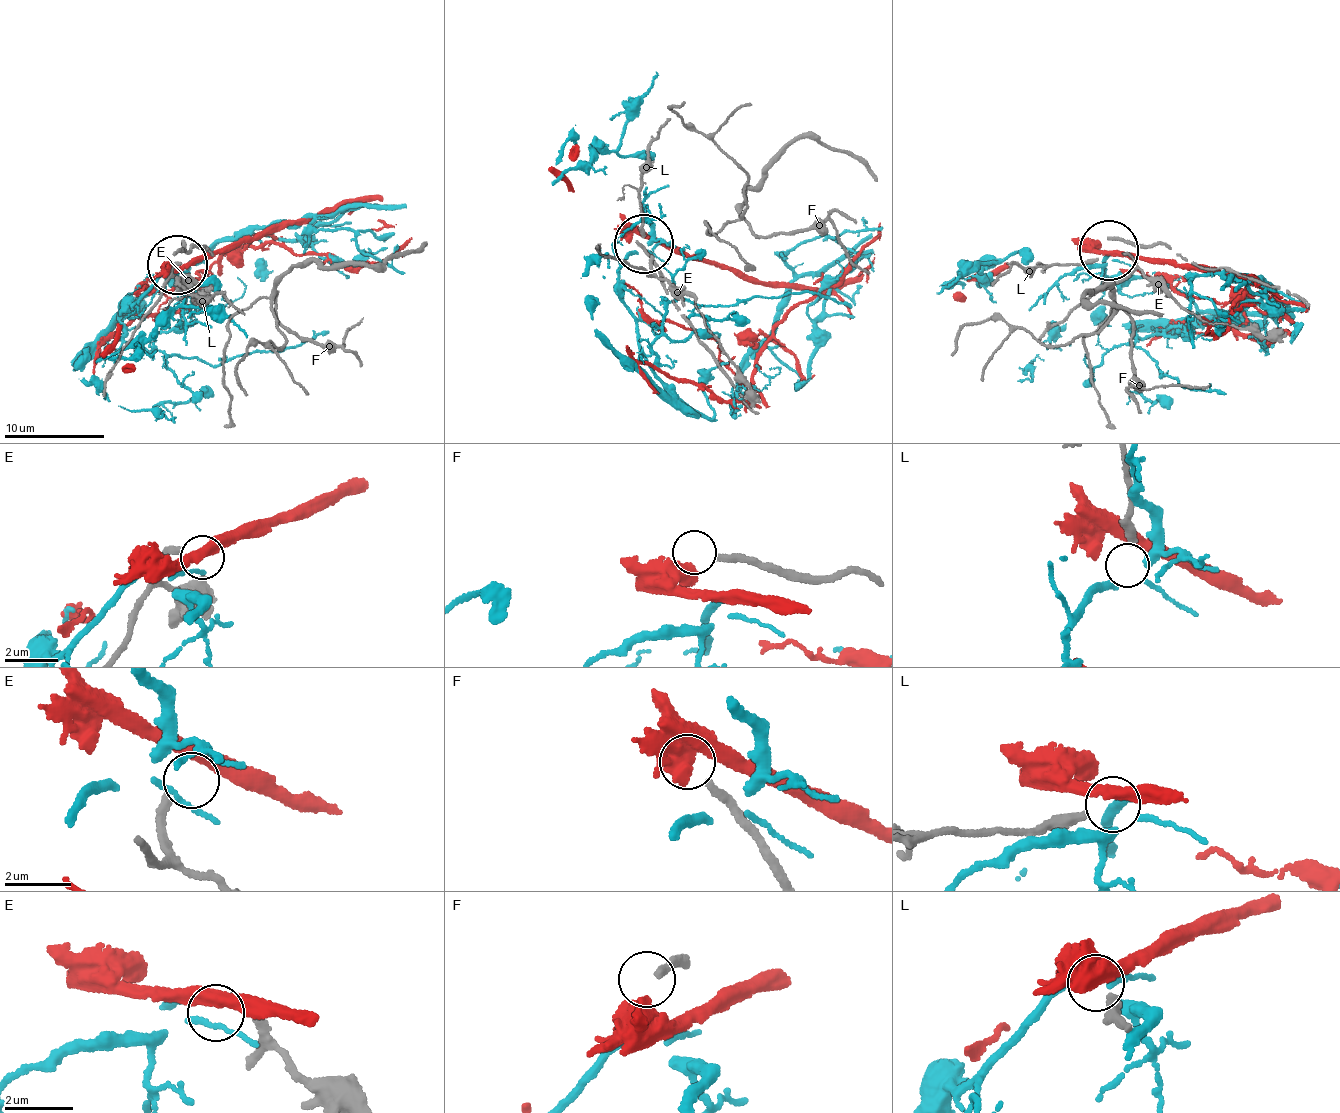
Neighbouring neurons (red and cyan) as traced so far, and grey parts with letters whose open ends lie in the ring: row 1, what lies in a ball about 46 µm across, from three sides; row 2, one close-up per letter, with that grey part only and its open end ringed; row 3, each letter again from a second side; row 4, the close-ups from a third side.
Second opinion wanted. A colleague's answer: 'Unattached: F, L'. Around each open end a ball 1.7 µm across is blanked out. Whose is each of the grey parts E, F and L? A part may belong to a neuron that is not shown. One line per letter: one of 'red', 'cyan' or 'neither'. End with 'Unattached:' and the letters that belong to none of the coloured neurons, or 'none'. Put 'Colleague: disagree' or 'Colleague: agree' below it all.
E: neither
F: neither
L: cyan
Unattached: E, F
Colleague: disagree

